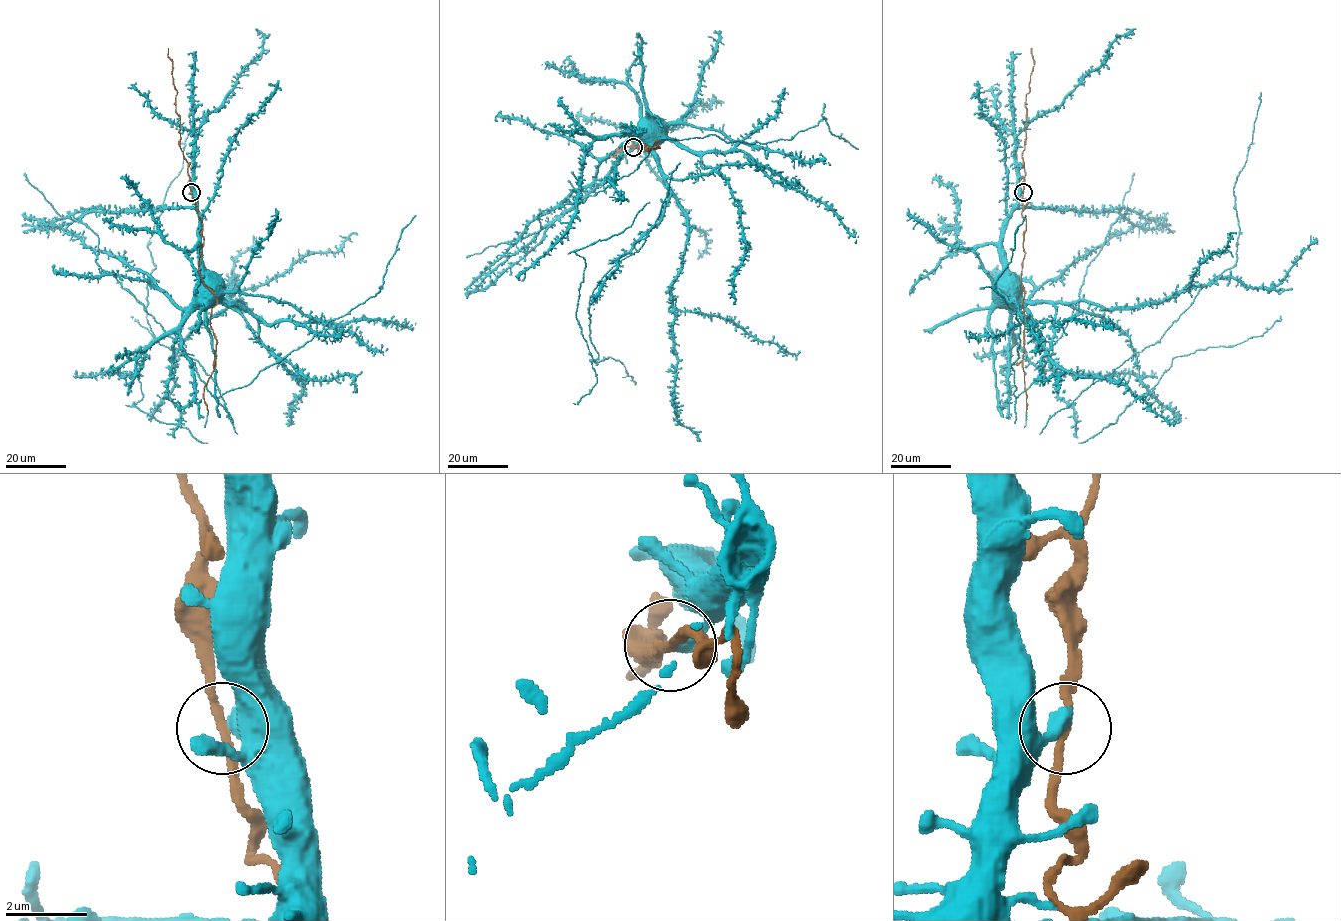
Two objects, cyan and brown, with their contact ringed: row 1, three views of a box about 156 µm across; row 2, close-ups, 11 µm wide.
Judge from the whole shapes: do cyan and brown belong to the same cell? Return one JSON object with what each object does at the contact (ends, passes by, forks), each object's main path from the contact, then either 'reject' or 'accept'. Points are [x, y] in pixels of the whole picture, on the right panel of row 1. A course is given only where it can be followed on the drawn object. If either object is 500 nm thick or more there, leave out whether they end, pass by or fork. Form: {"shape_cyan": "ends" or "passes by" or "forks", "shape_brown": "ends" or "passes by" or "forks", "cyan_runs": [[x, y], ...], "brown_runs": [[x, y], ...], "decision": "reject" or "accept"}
{"shape_cyan": "ends", "shape_brown": "passes by", "cyan_runs": [[1023, 192], [1006, 225], [1002, 242], [1002, 282]], "brown_runs": [[1023, 192], [1022, 216], [1026, 227], [1021, 283], [1024, 294], [1026, 412]], "decision": "accept"}

